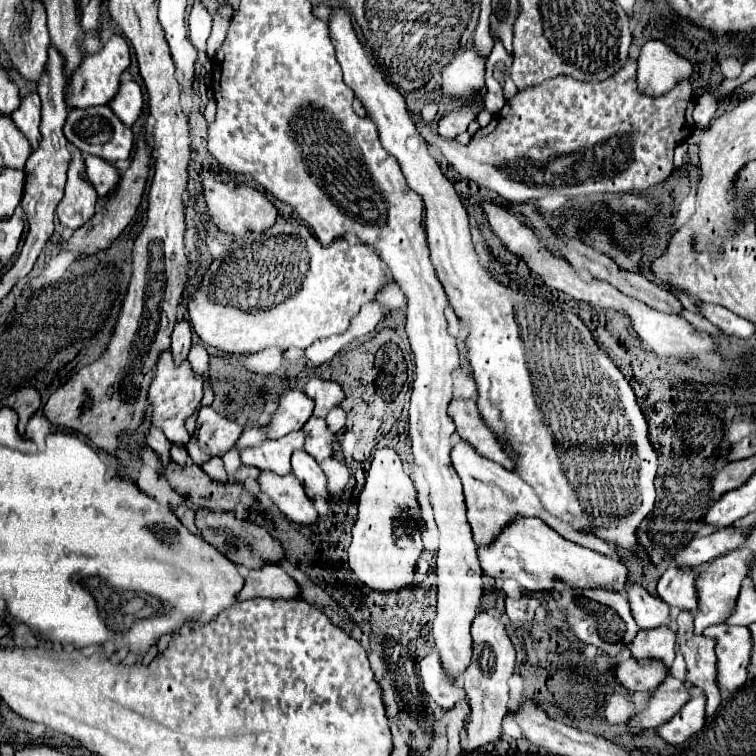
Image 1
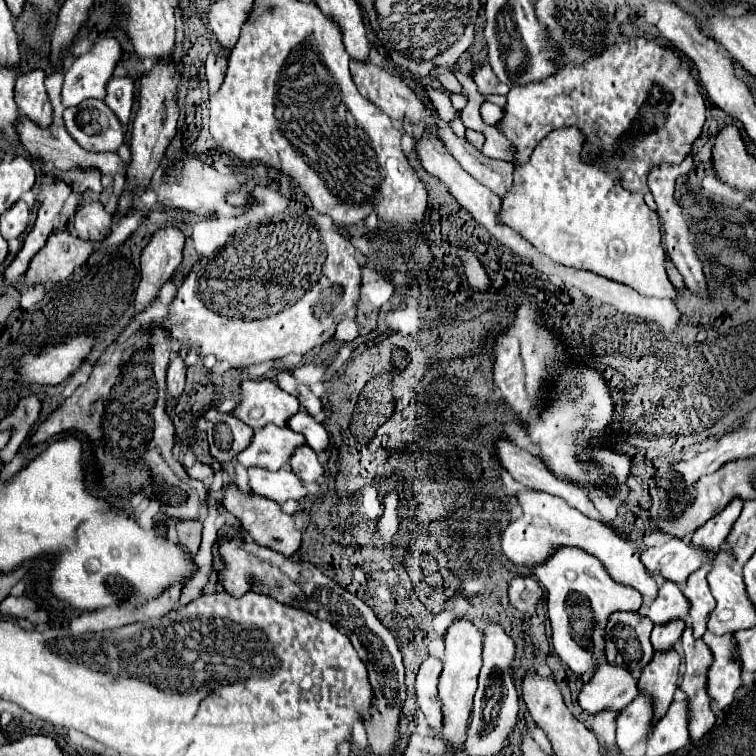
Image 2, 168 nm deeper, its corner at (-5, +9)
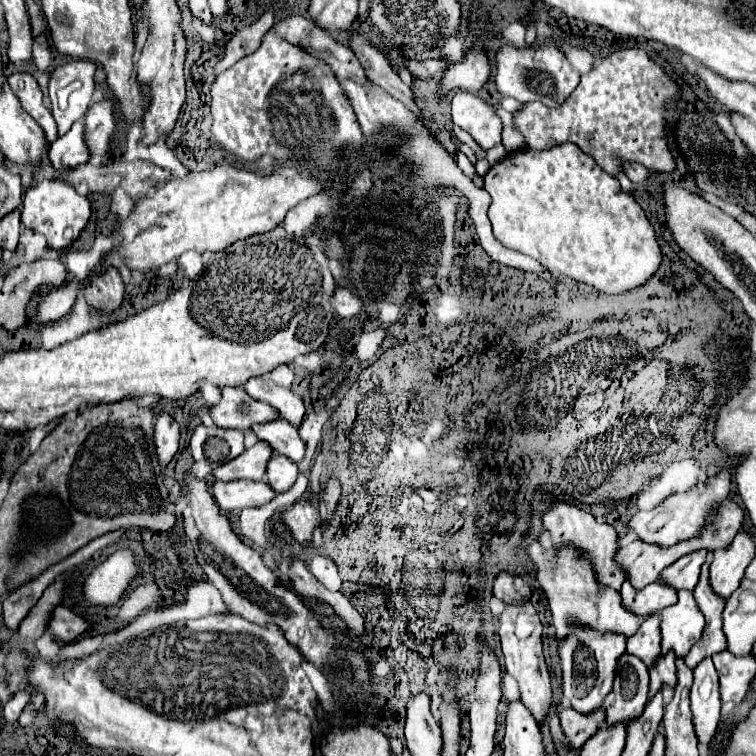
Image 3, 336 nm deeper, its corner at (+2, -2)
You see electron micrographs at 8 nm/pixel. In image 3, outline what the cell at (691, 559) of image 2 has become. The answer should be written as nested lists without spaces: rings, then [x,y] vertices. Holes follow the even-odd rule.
[[[625,579],[621,587],[621,597],[627,609],[643,617],[651,613],[661,613],[665,607],[677,603],[677,591],[673,591],[673,587],[665,587],[665,583],[661,583],[659,579],[649,583],[641,591],[633,591],[633,585],[629,583],[629,579]]]

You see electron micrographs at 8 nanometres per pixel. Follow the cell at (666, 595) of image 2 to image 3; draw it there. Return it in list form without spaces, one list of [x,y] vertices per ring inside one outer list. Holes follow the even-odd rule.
[[[649,615],[649,619],[641,623],[639,631],[627,639],[627,651],[643,659],[647,667],[655,663],[655,659],[661,655],[659,615]]]

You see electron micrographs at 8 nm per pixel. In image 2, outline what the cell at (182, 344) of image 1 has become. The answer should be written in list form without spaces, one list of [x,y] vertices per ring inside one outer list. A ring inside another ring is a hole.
[[[176,352],[174,360],[172,360],[170,368],[168,368],[168,392],[170,392],[172,400],[182,396],[182,392],[184,392],[184,376],[186,376],[186,366],[184,366],[184,360],[180,358],[180,354]]]

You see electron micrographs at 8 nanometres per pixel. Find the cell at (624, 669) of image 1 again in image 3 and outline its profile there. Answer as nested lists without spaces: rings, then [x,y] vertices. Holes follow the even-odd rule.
[[[601,707],[601,711],[593,711],[593,715],[577,715],[577,711],[573,709],[563,709],[559,717],[561,717],[561,727],[565,735],[569,737],[571,747],[579,749],[589,737],[595,735],[595,731],[601,725],[601,719],[605,719],[605,711]]]

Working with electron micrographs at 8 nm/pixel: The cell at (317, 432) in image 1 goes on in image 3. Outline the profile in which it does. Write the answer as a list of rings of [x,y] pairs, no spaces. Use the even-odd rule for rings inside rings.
[[[275,419],[263,425],[253,425],[253,431],[259,439],[267,441],[277,453],[301,461],[305,457],[305,443],[299,437],[297,429],[291,423],[285,423],[285,419]]]

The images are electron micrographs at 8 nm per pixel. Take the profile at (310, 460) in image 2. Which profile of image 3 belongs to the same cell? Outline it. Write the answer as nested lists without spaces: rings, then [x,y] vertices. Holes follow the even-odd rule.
[[[283,455],[271,457],[271,461],[267,465],[267,481],[277,493],[289,491],[291,485],[295,483],[297,475],[299,475],[299,467],[291,459],[285,459]]]

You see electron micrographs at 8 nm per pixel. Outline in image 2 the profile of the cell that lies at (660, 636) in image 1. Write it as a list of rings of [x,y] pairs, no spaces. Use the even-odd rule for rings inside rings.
[[[656,652],[652,664],[644,668],[638,680],[640,694],[646,694],[652,700],[652,712],[654,712],[652,726],[666,714],[672,702],[672,694],[678,688],[676,684],[678,672],[680,672],[678,668],[680,668],[678,652],[668,652],[668,656],[660,656]]]

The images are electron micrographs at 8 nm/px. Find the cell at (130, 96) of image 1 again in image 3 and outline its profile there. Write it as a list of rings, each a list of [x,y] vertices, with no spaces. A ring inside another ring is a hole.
[[[113,101],[93,103],[85,115],[85,141],[93,155],[105,155],[109,151],[111,137],[115,133],[115,107]]]

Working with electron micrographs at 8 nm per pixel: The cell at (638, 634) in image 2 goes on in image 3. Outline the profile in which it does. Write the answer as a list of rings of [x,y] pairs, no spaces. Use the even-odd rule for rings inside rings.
[[[623,653],[621,661],[617,661],[617,675],[613,681],[613,691],[605,697],[605,713],[607,725],[617,721],[629,721],[641,715],[649,691],[649,671],[645,663],[635,655]]]

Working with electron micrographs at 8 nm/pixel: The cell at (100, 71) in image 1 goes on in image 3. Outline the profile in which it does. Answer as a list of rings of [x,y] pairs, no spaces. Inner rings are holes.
[[[73,59],[53,69],[49,81],[49,99],[59,135],[65,135],[75,121],[85,117],[95,89],[95,71],[97,63],[87,59]]]

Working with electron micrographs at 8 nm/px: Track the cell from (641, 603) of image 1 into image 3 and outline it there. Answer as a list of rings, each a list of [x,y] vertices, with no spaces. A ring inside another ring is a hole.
[[[669,651],[667,655],[661,655],[661,659],[657,659],[657,663],[653,663],[649,673],[651,673],[649,697],[653,697],[665,685],[675,685],[677,675],[675,675],[675,655],[673,655],[673,651]]]

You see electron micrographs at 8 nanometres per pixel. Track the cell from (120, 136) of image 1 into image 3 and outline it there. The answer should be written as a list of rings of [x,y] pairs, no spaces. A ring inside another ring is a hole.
[[[83,121],[73,123],[73,127],[51,143],[49,159],[55,169],[69,169],[91,159],[89,147],[85,143],[85,125]]]

